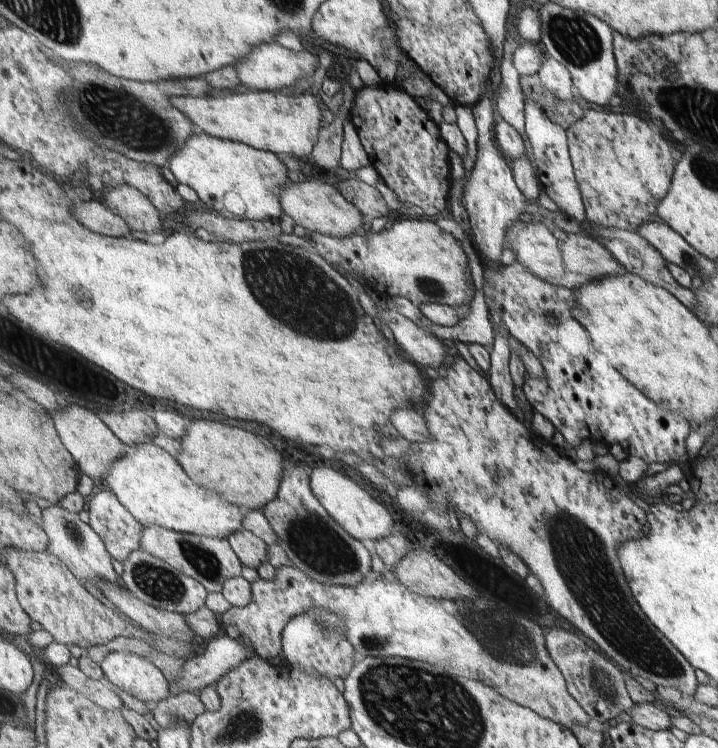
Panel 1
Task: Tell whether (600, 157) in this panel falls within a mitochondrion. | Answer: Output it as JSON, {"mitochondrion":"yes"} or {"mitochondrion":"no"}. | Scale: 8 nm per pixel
{"mitochondrion":"yes"}

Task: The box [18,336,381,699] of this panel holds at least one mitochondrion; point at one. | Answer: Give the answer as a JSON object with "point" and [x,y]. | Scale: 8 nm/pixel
{"point":[314,543]}

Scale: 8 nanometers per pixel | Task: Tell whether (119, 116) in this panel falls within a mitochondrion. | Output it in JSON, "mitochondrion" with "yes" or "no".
{"mitochondrion":"yes"}

